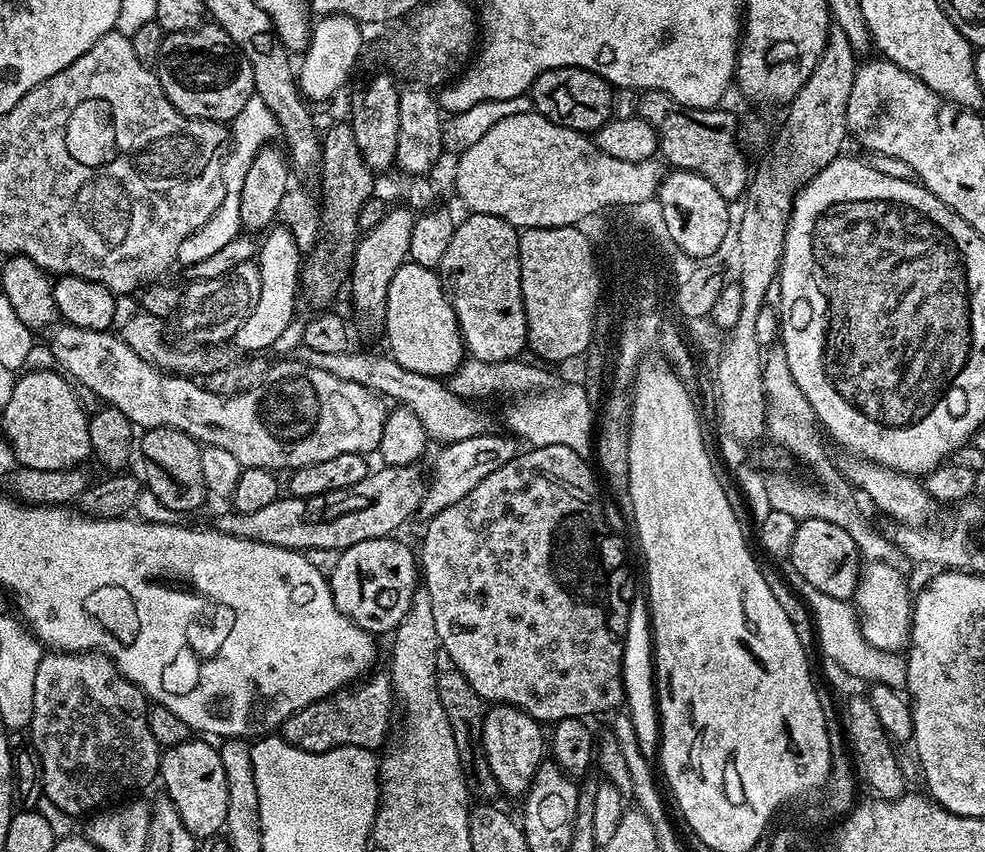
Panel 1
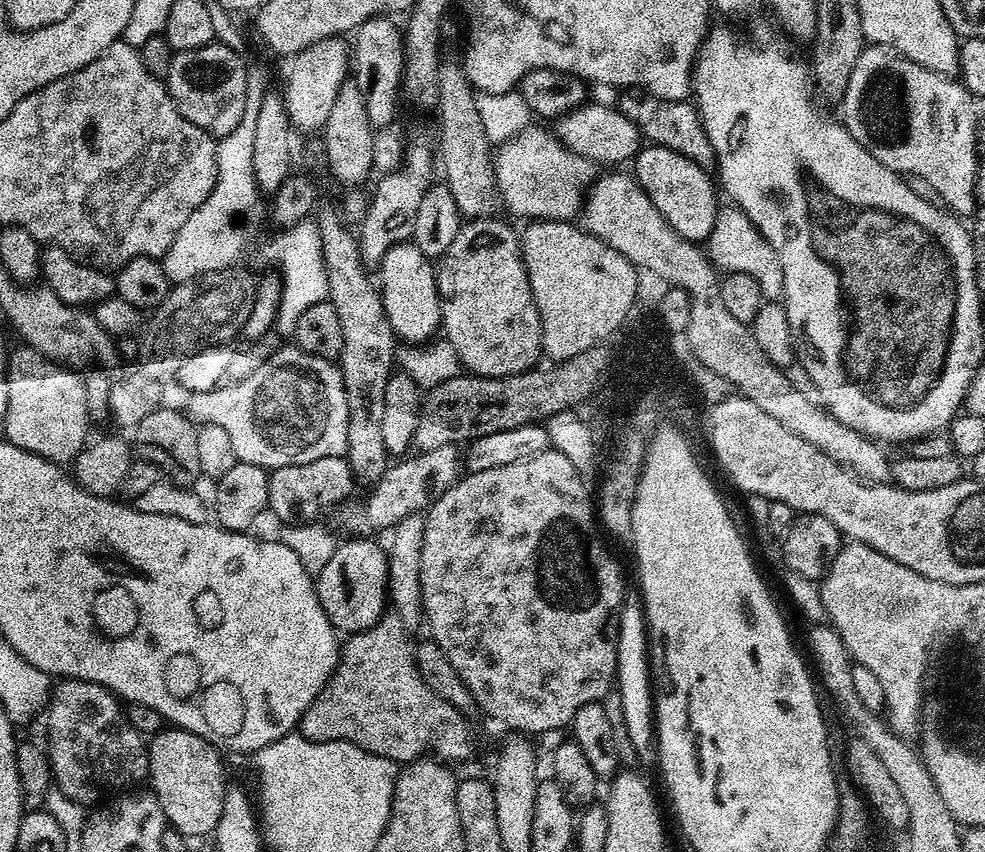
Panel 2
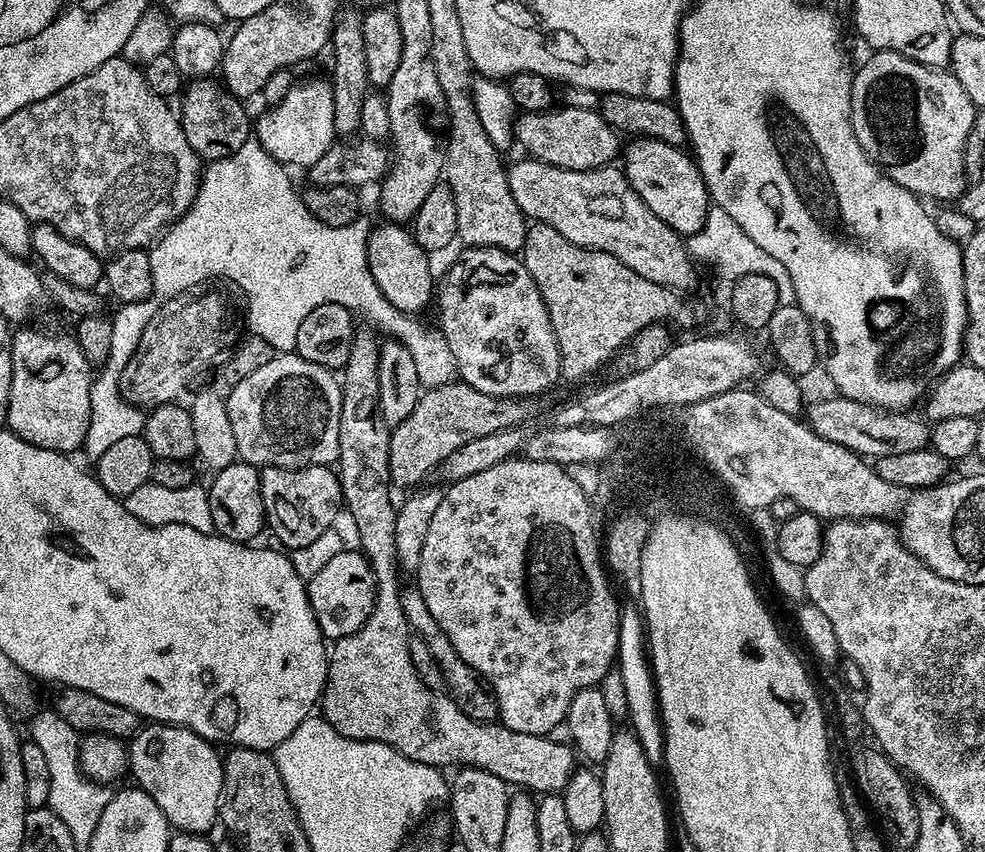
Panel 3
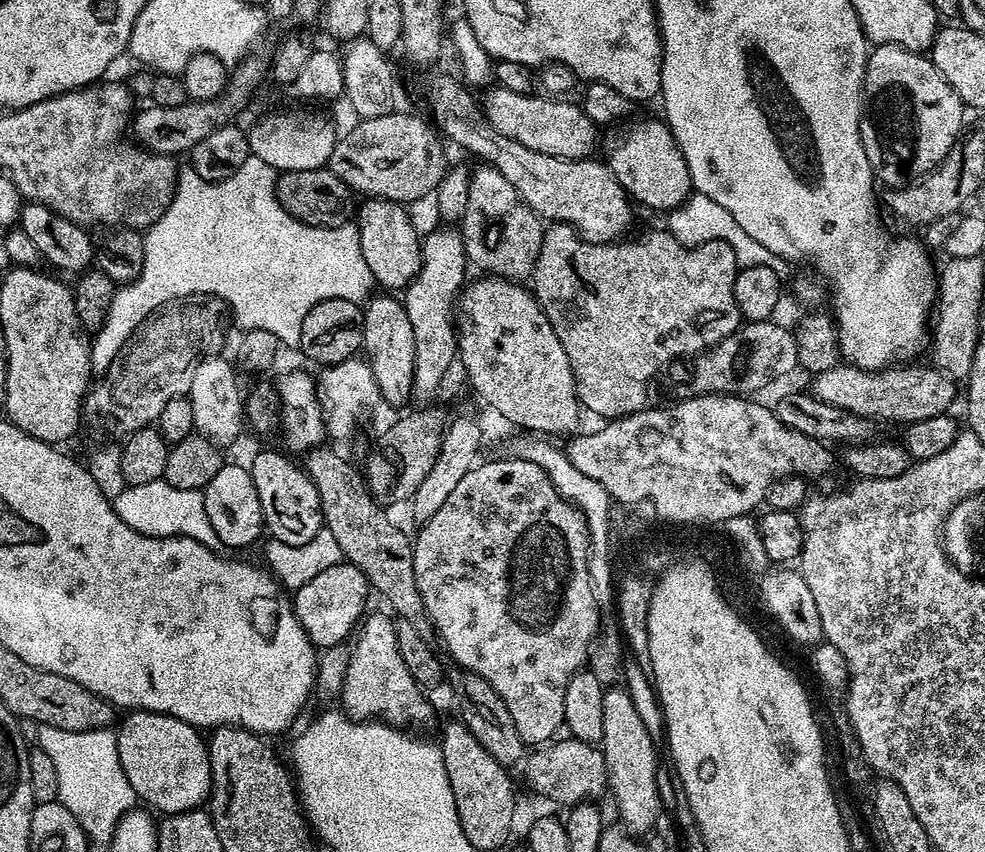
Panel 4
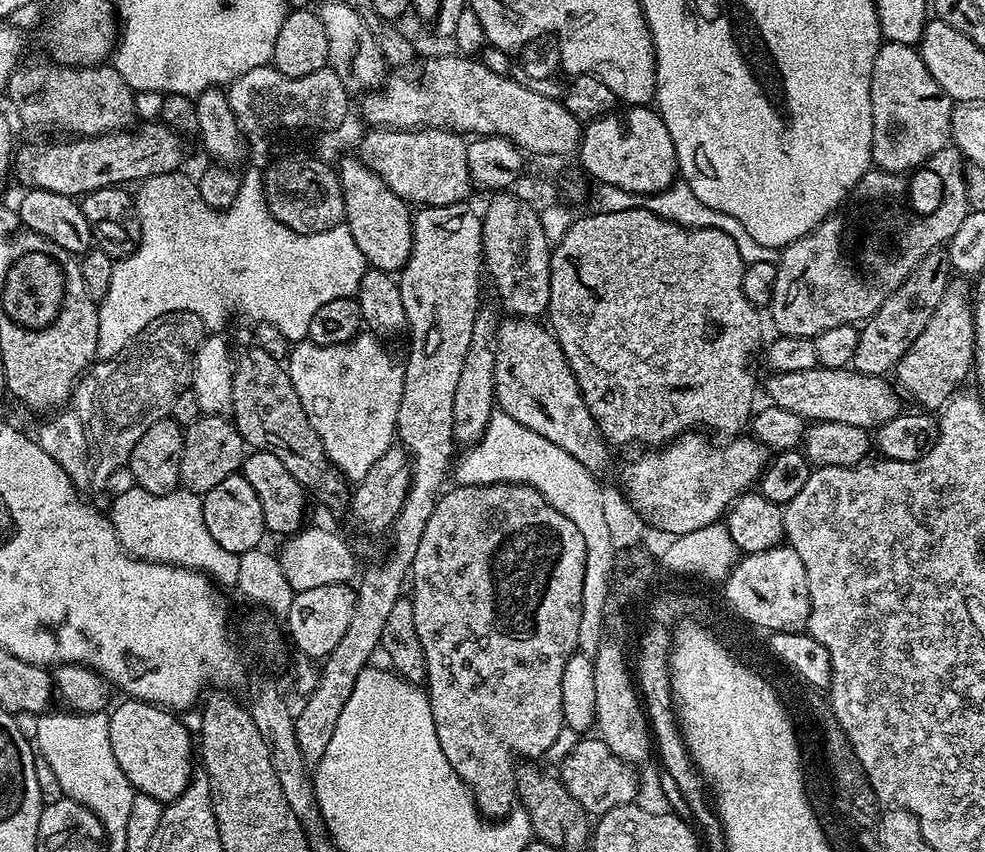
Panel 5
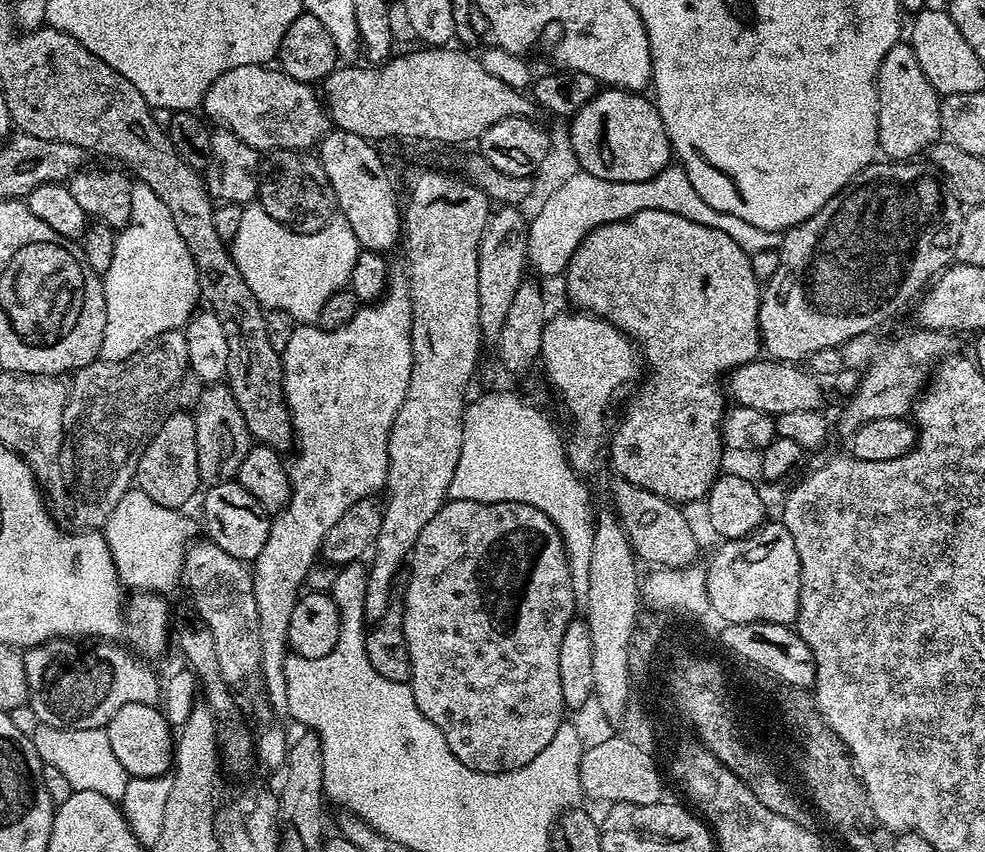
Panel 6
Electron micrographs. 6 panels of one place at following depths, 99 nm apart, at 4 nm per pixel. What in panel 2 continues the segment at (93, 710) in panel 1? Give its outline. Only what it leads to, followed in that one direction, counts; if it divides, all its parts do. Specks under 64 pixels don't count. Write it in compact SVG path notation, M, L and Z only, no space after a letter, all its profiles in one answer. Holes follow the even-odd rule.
M67 678L57 684L46 709L46 751L55 787L74 802L96 806L113 794L143 785L148 780L146 737L128 721L125 705L101 684Z

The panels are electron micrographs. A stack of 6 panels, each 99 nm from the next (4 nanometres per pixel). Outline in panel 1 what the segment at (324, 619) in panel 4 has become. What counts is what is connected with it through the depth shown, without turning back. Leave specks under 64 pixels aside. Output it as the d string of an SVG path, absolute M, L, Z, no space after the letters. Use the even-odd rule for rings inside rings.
M392 536L370 538L343 549L338 566L328 576L334 606L359 628L373 634L391 634L406 616L416 593L418 562L415 553Z

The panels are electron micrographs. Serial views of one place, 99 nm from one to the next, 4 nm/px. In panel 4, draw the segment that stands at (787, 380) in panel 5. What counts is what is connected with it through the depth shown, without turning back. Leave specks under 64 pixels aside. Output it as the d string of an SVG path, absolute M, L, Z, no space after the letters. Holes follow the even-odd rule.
M839 362L832 369L814 376L810 392L822 402L875 422L890 420L899 426L907 426L922 422L922 418L945 415L956 400L957 381L935 366L912 367L916 366L893 366L867 372L865 368Z

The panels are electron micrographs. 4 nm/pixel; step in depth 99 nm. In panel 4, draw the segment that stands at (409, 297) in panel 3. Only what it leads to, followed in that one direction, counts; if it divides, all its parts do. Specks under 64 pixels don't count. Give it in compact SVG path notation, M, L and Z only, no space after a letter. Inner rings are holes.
M375 198L365 199L363 203L354 216L358 238L362 242L362 258L366 258L366 266L370 266L370 273L381 289L403 290L420 269L421 233L416 233L416 228L408 217L409 209L405 205Z

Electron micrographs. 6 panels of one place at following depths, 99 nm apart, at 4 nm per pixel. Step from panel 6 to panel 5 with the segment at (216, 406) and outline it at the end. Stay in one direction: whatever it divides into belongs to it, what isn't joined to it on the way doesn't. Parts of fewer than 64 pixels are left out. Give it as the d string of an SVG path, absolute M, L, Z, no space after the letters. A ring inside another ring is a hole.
M201 414L193 424L184 428L180 483L187 491L197 494L214 490L214 486L218 486L218 482L235 476L241 471L245 455L245 442L227 415Z

